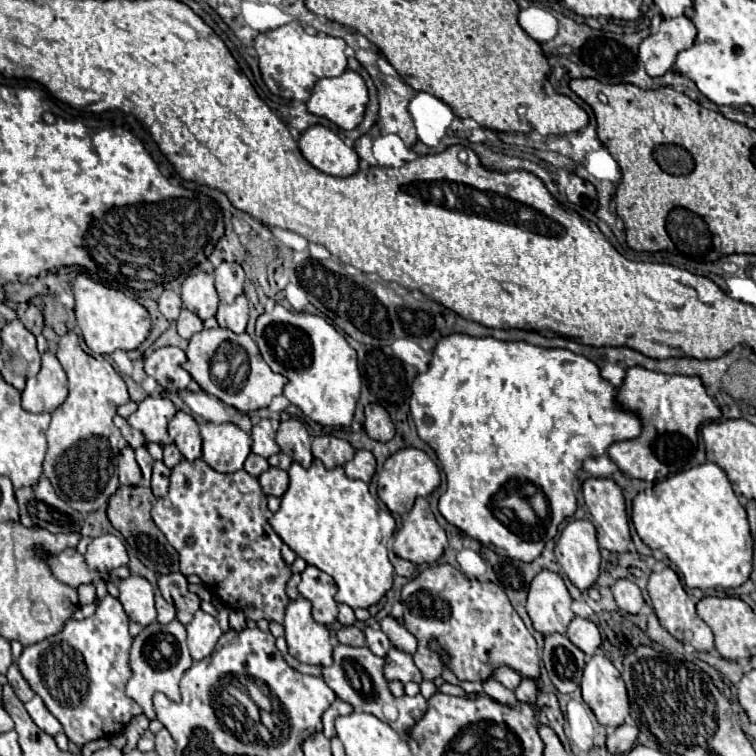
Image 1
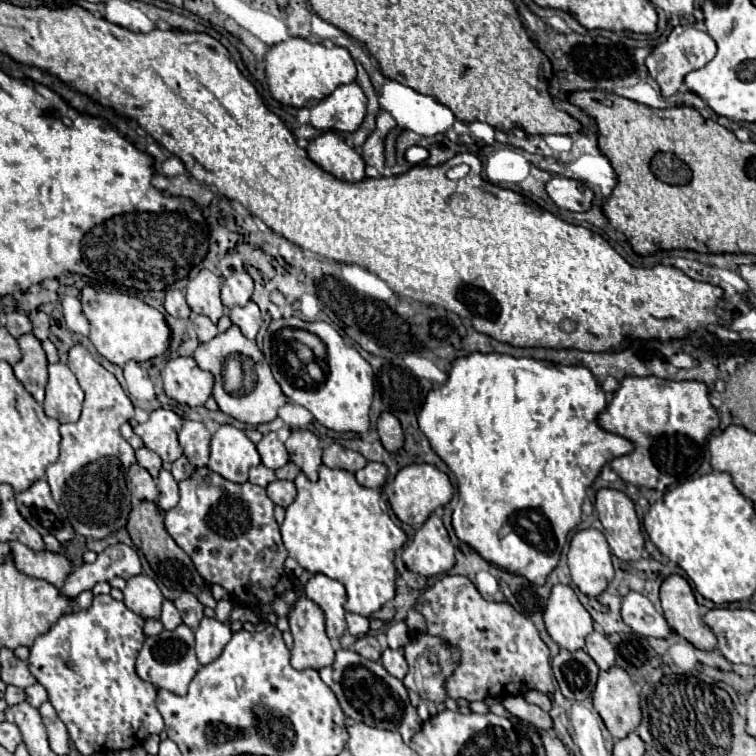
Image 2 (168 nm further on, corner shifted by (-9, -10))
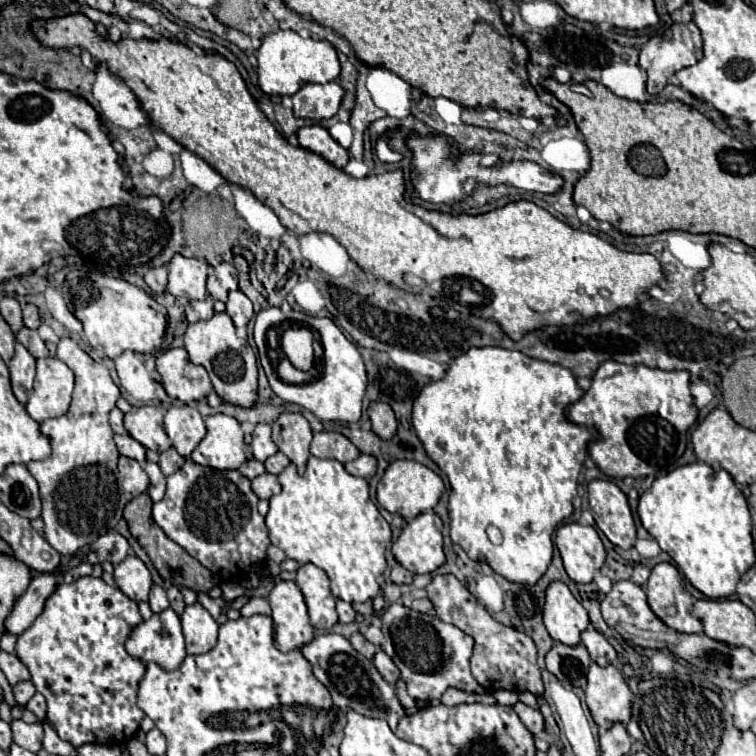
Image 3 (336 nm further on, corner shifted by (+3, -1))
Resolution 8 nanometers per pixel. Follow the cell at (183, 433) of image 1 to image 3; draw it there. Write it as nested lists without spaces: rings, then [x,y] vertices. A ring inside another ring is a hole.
[[[188,405],[170,407],[164,415],[164,429],[182,457],[188,457],[206,435],[202,415]]]

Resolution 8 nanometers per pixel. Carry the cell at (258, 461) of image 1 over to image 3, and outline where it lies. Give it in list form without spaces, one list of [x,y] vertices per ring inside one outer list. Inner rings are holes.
[[[250,459],[250,461],[246,461],[238,471],[240,471],[242,475],[246,475],[248,479],[254,479],[254,477],[262,475],[266,469],[264,469],[264,463],[260,463],[260,461],[256,461],[256,459]]]

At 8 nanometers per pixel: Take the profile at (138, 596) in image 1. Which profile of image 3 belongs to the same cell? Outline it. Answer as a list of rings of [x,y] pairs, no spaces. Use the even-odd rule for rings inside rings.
[[[136,555],[126,557],[122,563],[114,567],[114,579],[118,589],[128,595],[132,601],[148,601],[148,593],[152,587],[152,577],[148,567]]]

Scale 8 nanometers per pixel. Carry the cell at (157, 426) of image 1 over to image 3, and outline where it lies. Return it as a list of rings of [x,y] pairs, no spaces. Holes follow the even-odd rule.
[[[138,407],[136,411],[130,411],[124,415],[126,431],[142,443],[146,449],[152,449],[156,453],[162,453],[172,447],[172,441],[168,439],[162,423],[162,411],[158,407]]]

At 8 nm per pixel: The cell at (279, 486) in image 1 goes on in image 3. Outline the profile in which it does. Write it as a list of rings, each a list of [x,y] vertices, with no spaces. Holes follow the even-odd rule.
[[[264,473],[260,477],[252,479],[252,491],[260,497],[260,499],[270,499],[272,495],[280,493],[280,483],[278,477],[272,473]]]

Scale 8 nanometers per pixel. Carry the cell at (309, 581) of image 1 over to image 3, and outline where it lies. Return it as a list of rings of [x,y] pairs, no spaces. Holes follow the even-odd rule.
[[[312,563],[302,565],[298,569],[296,585],[300,587],[300,591],[304,595],[310,623],[318,631],[328,631],[332,625],[338,623],[338,613],[334,607],[336,599],[330,593],[330,579],[320,567],[316,567]]]

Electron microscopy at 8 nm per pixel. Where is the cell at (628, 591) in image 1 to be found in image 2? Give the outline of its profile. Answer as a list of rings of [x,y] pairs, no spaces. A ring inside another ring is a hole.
[[[630,592],[622,600],[622,620],[640,636],[668,636],[670,628],[662,614],[656,612],[654,604],[640,592]]]

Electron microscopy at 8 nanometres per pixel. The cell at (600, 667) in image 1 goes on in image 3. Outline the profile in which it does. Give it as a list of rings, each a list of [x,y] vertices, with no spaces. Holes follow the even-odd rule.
[[[592,663],[588,668],[588,687],[584,694],[590,715],[598,727],[610,729],[616,721],[630,721],[632,691],[622,671],[614,665],[598,667]]]

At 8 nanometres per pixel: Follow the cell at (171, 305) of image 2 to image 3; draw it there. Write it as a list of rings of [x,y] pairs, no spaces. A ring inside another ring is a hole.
[[[150,267],[148,273],[144,275],[144,281],[148,283],[148,287],[160,295],[166,291],[166,283],[168,283],[168,271],[166,267]]]

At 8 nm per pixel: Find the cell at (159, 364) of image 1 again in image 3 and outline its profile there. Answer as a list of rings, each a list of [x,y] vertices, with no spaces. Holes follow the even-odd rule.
[[[168,349],[156,359],[156,369],[162,377],[166,393],[184,403],[202,401],[214,391],[204,367],[190,361],[186,349]]]

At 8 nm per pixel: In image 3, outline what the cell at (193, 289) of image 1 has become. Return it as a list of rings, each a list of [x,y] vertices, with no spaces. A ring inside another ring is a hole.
[[[174,255],[168,263],[168,285],[166,291],[174,297],[184,297],[188,301],[206,299],[206,273],[208,265],[200,259],[188,259]]]

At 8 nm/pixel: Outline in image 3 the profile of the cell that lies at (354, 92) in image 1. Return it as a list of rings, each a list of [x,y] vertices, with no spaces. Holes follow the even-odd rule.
[[[336,81],[324,85],[308,83],[298,93],[292,95],[294,117],[330,119],[336,115],[342,97],[344,97],[344,89]]]

